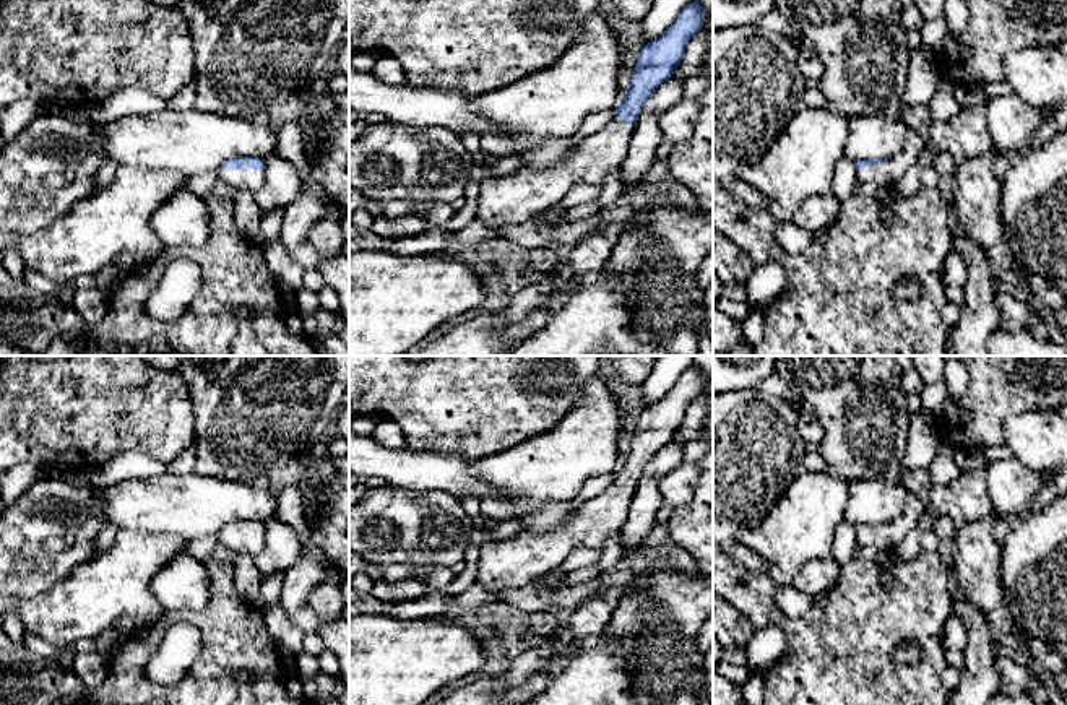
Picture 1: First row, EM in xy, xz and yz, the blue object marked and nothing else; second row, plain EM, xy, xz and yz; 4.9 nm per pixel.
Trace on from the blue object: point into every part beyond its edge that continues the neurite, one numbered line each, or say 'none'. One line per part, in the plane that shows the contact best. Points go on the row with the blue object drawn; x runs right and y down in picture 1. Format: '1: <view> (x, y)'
1: xy (249, 179)

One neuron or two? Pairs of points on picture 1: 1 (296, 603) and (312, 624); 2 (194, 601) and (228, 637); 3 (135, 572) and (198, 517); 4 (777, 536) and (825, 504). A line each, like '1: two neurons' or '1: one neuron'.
1: one neuron
2: two neurons
3: two neurons
4: one neuron

